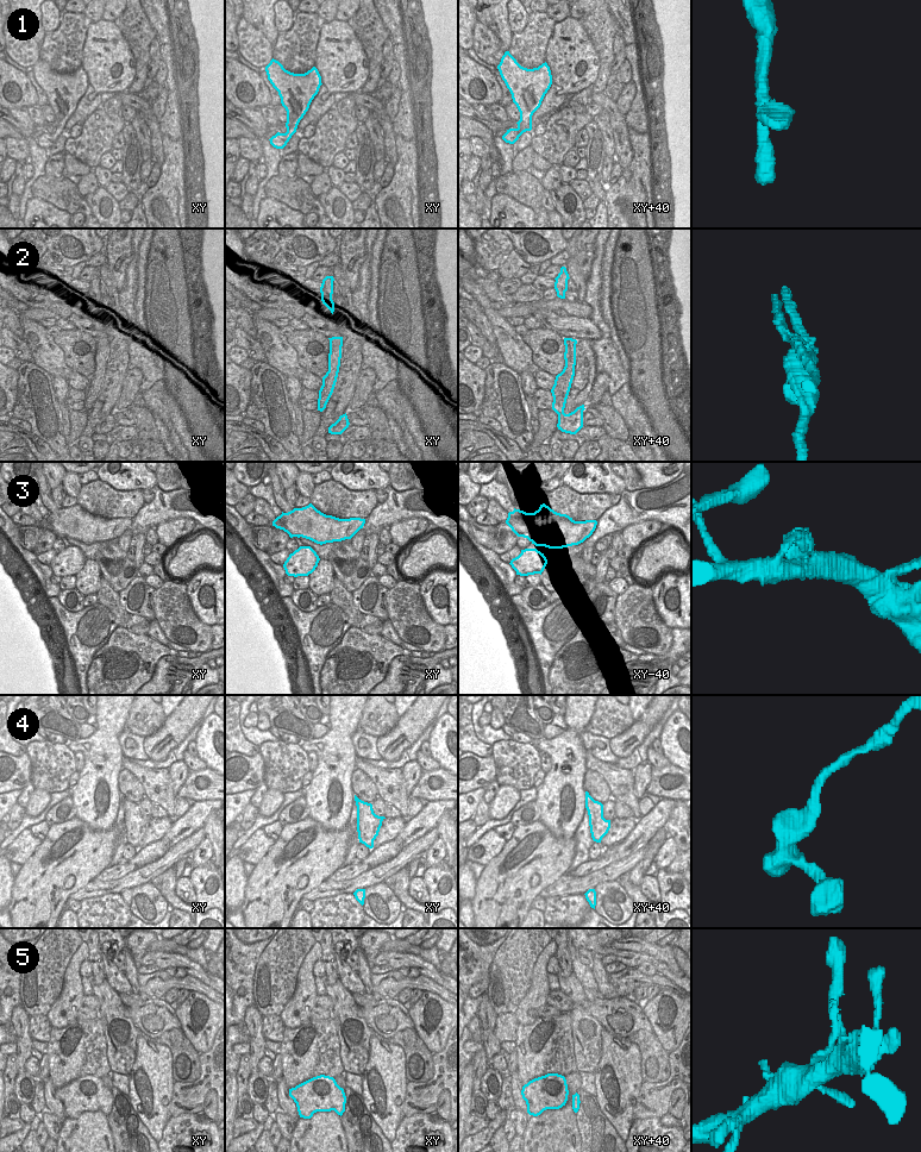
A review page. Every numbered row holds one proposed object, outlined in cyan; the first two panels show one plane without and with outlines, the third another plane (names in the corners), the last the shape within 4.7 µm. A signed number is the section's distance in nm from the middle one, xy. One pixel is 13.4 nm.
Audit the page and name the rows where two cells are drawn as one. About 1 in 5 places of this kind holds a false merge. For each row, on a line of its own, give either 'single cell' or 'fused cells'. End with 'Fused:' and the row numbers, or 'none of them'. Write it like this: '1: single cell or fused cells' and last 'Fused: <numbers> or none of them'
1: fused cells
2: fused cells
3: single cell
4: single cell
5: single cell
Fused: 1, 2

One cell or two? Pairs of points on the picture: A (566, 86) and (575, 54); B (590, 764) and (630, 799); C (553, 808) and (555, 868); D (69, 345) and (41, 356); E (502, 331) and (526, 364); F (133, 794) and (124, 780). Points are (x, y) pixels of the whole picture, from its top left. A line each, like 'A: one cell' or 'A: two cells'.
A: one cell
B: one cell
C: two cells
D: two cells
E: one cell
F: one cell

